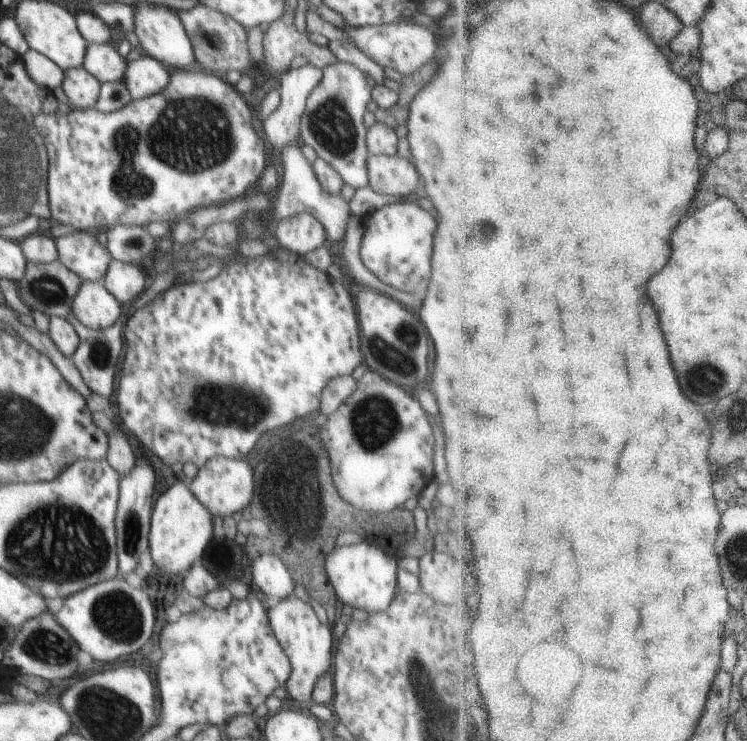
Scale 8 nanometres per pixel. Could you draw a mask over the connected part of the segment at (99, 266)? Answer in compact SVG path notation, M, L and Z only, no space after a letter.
M84 231L56 237L58 261L84 280L102 282L111 261L108 249Z

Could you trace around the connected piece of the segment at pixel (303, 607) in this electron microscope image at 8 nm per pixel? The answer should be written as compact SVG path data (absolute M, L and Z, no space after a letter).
M296 596L279 601L274 608L269 608L267 616L273 634L286 654L291 667L290 677L285 683L286 693L296 702L308 707L311 704L314 685L322 676L326 675L333 663L333 630L328 628L328 624L322 624L318 620L318 616L310 604L302 602Z

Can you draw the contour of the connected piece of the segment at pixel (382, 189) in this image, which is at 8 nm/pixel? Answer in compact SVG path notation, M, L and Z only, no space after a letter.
M368 154L366 162L369 187L378 194L413 199L420 194L417 168L400 155Z

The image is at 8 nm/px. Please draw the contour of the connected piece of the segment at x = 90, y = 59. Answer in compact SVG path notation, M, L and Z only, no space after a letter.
M107 43L89 44L82 67L102 84L122 81L127 63L125 58L118 54L118 49L108 46Z

